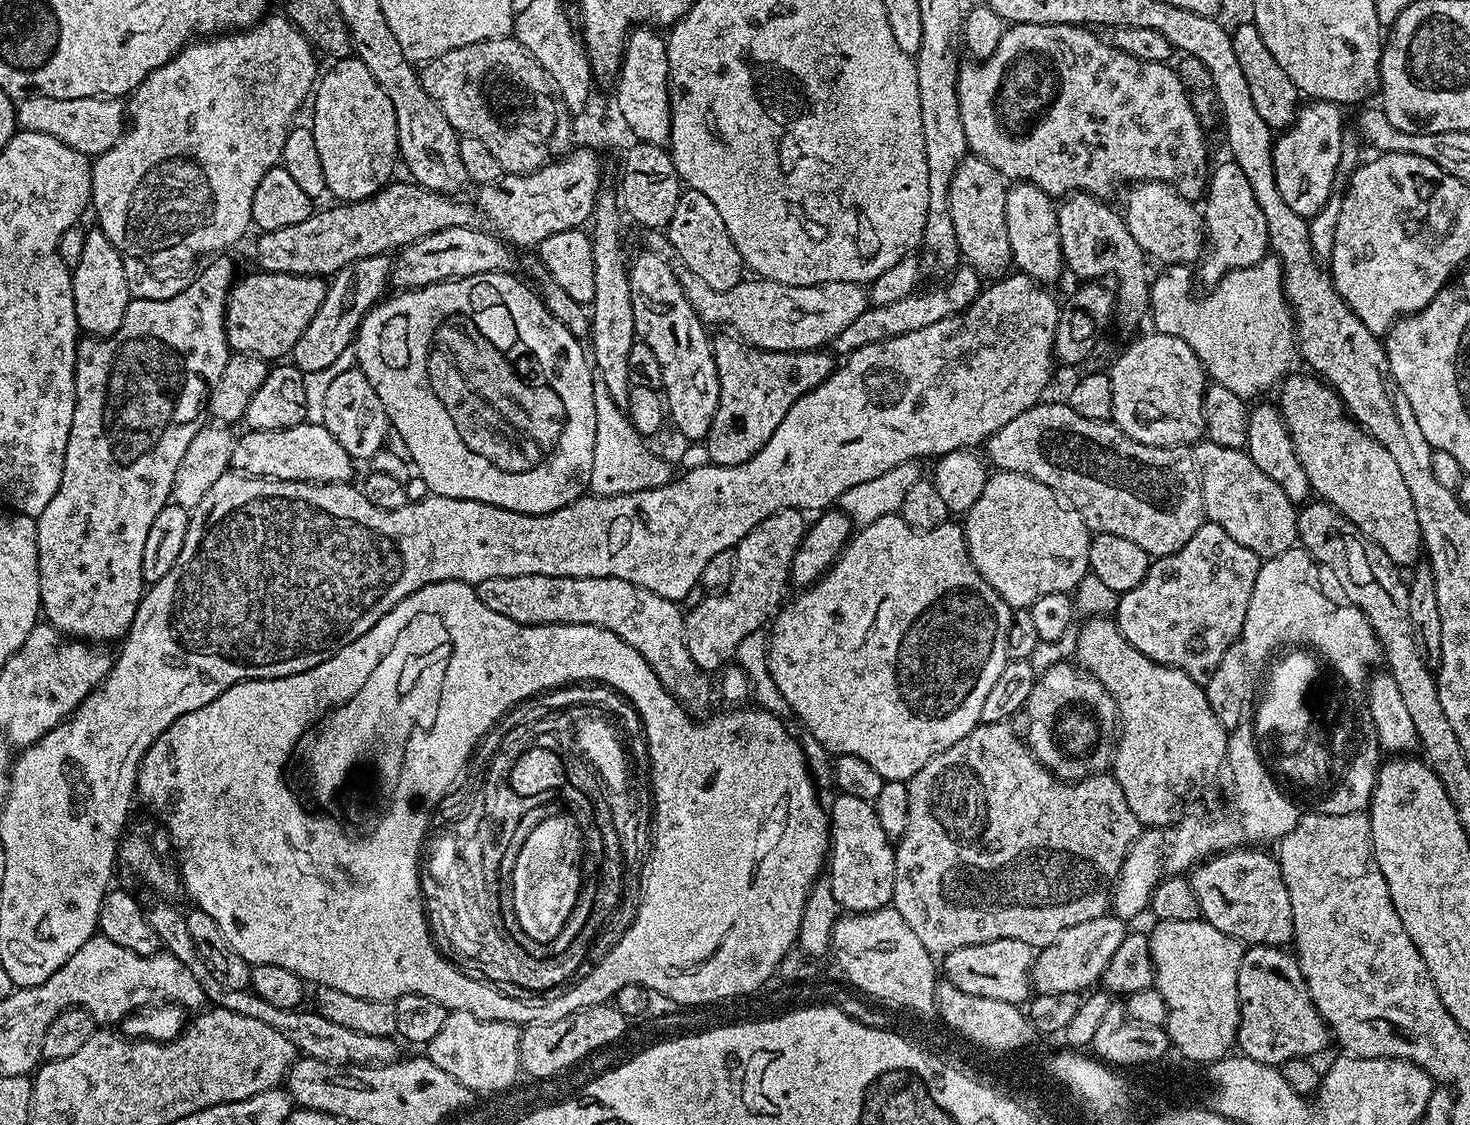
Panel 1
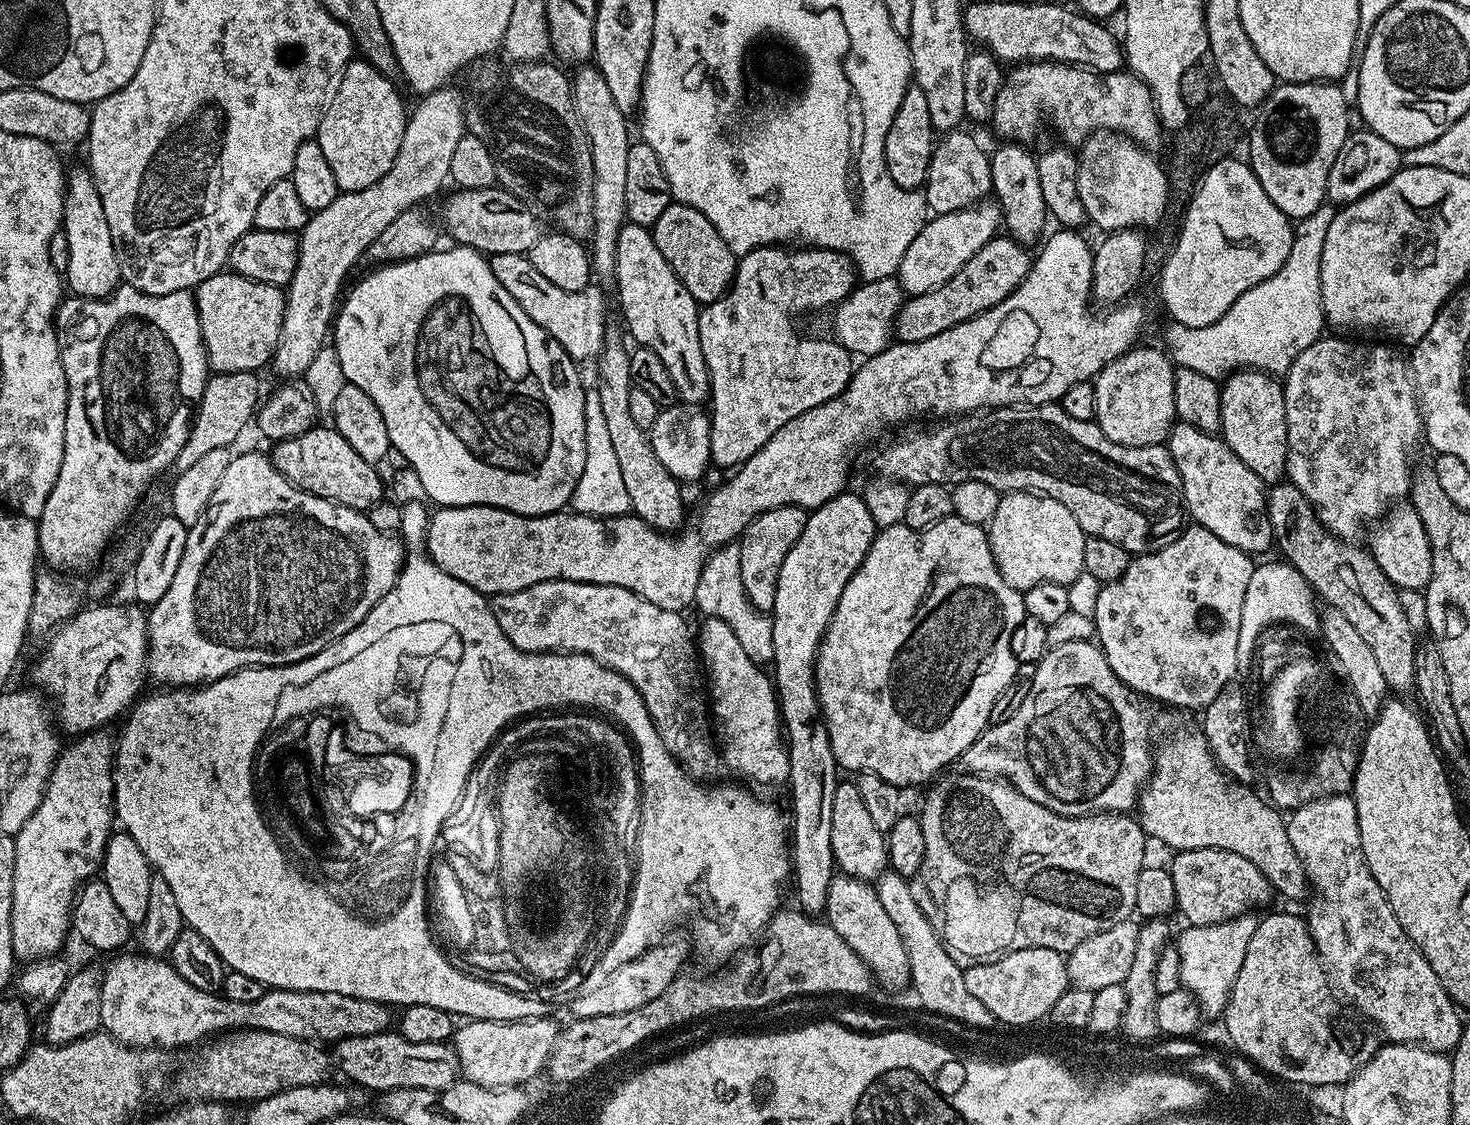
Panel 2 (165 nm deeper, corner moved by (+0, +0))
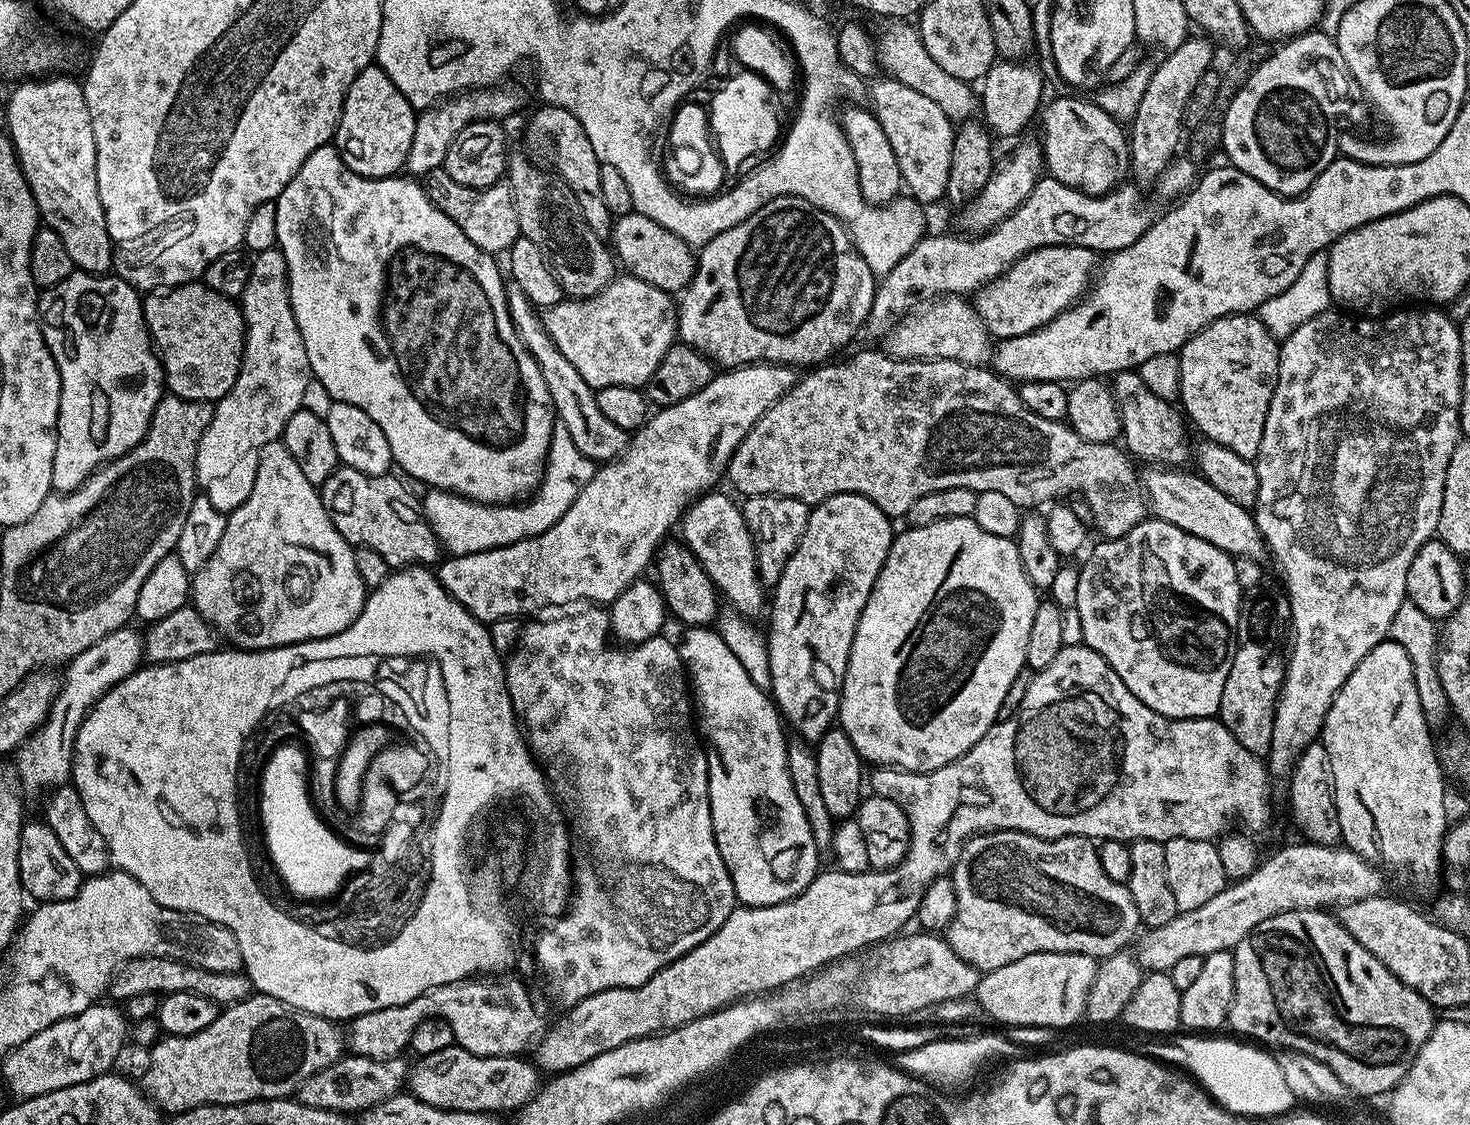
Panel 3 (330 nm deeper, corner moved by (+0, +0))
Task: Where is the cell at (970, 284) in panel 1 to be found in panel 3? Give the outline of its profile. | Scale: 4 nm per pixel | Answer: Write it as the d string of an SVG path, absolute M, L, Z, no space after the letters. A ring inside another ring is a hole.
M1055 244L1039 248L1026 253L1018 262L1011 264L998 278L994 278L988 284L983 284L974 294L974 307L984 325L988 327L988 335L997 341L1030 334L1034 330L1046 326L1054 318L1058 318L1058 314L1062 314L1081 299L1093 283L1097 268L1097 253L1077 244Z

